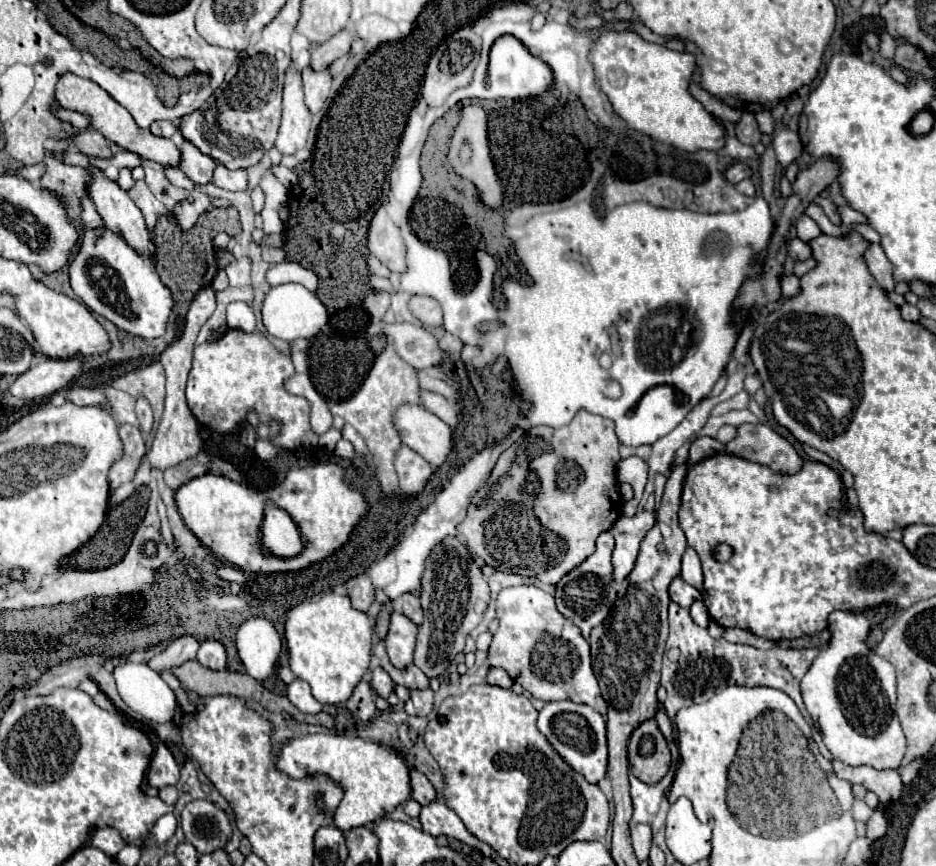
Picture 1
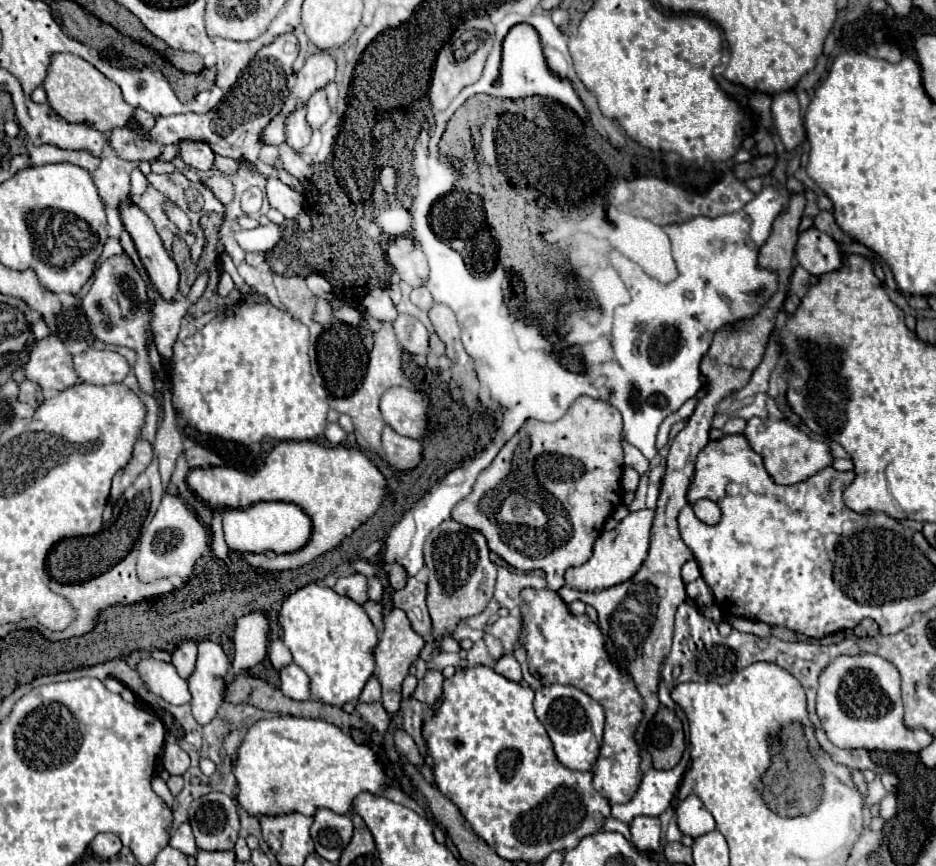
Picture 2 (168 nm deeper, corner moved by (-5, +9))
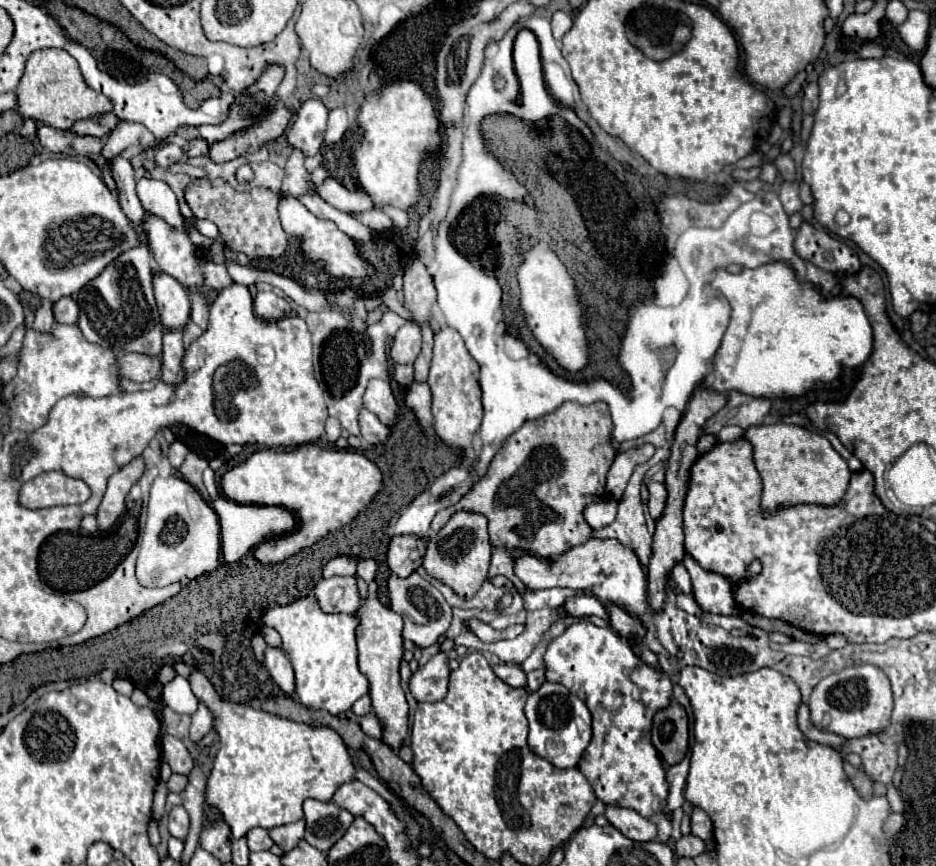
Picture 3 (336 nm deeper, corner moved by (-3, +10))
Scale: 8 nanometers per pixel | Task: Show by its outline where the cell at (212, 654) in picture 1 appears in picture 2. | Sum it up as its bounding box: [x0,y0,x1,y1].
[190,640,230,726]

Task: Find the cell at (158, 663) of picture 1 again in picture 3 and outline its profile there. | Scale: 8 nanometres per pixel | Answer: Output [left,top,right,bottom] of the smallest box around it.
[188,669,356,839]

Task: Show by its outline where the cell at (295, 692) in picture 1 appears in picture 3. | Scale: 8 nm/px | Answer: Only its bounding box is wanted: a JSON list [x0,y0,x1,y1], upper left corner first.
[264,649,296,695]

